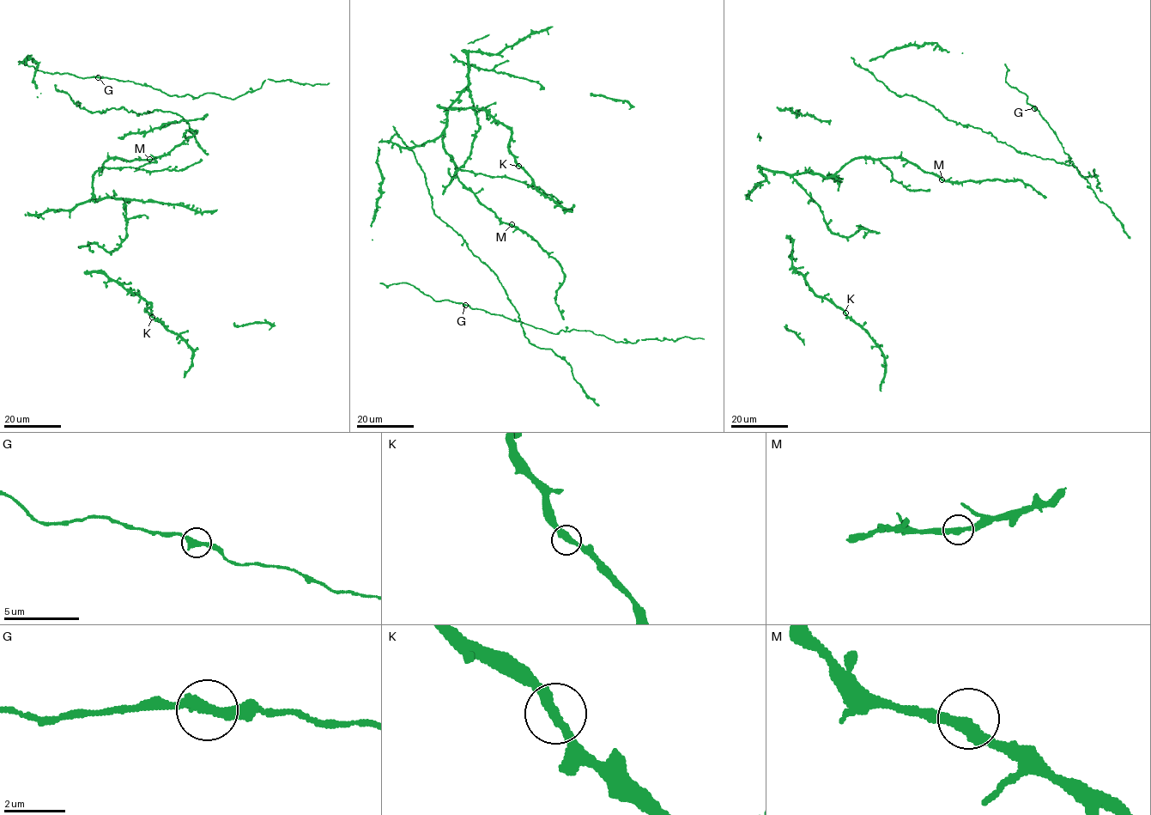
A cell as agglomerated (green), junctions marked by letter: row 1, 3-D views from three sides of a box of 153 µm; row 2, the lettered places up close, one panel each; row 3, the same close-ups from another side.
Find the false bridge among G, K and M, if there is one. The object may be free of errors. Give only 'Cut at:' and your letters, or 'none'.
Cut at: none

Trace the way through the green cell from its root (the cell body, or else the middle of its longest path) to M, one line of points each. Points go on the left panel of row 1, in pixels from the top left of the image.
M: (173, 148), (167, 154), (149, 159)

